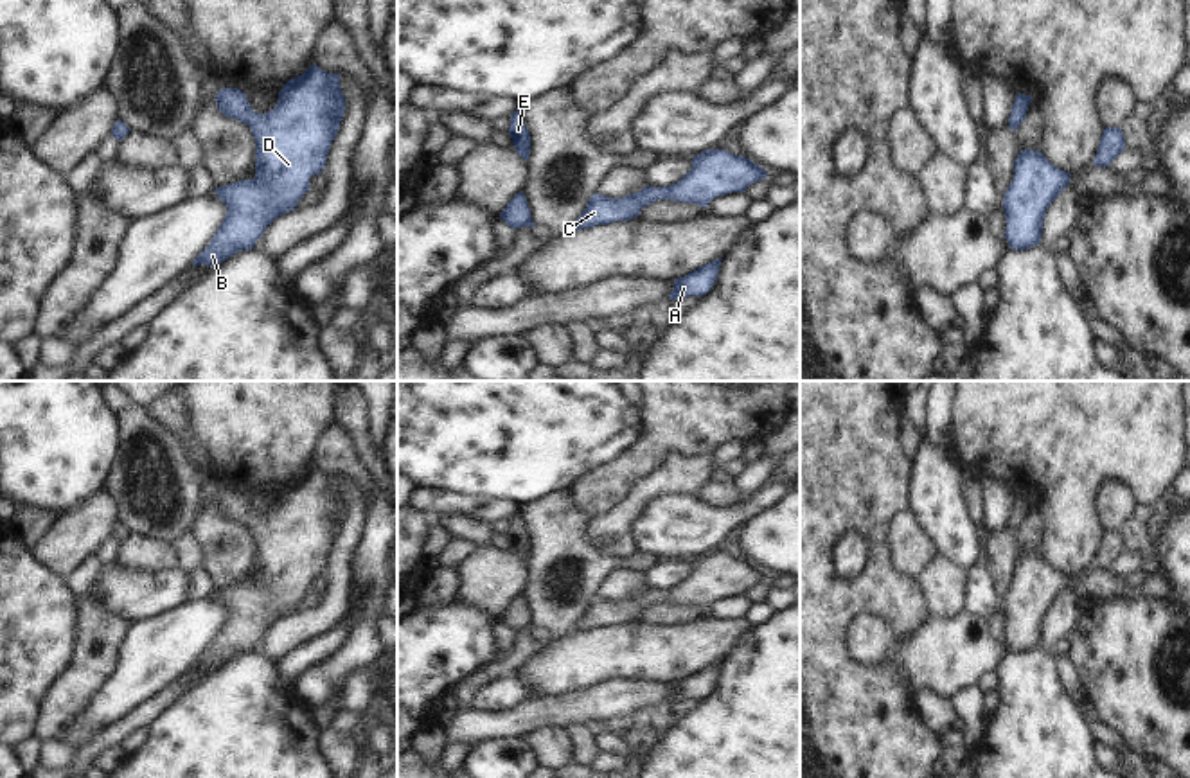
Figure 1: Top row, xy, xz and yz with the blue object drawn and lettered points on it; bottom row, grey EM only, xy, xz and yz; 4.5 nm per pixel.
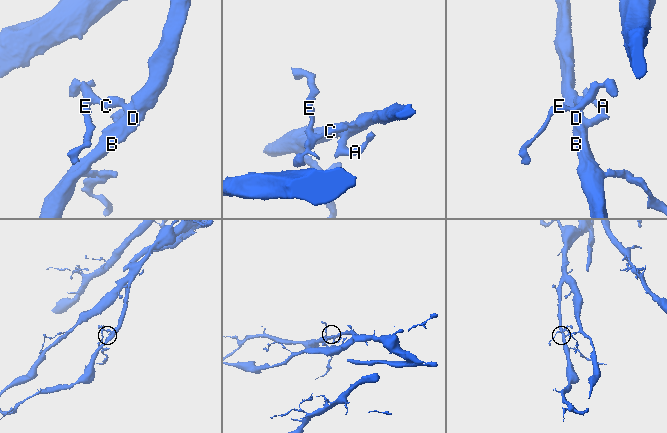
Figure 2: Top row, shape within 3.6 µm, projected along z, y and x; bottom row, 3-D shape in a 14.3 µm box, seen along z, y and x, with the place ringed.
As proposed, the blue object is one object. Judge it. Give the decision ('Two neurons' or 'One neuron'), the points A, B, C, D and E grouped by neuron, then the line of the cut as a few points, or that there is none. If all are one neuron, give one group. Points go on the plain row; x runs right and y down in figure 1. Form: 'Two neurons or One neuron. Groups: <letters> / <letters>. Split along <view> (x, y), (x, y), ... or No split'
One neuron. Groups: A B C D E. No split.

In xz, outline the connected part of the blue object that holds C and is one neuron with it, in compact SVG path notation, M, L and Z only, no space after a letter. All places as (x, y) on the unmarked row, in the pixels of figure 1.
M706 552L692 561L692 571L669 589L651 589L624 600L593 597L584 614L573 623L572 632L593 631L613 623L638 620L640 613L656 602L696 606L703 611L728 595L744 595L748 588L768 580L768 575L748 562L724 552Z

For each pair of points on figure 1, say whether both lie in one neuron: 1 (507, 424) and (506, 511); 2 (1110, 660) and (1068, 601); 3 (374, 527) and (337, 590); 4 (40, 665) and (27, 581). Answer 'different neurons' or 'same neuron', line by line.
1: different neurons
2: different neurons
3: different neurons
4: same neuron

